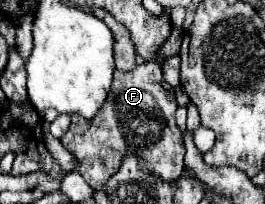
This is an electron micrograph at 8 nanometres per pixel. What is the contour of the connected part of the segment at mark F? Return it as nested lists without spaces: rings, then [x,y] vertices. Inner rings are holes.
[[[158,62],[136,66],[132,74],[116,70],[112,94],[108,94],[108,106],[100,110],[92,122],[84,122],[84,118],[72,118],[72,124],[60,142],[74,154],[74,170],[82,174],[92,188],[102,188],[120,168],[122,158],[130,152],[138,152],[144,160],[148,160],[152,172],[164,180],[176,180],[184,170],[186,152],[182,132],[174,122],[176,108],[178,104],[174,98],[174,88],[164,80],[162,66]]]

